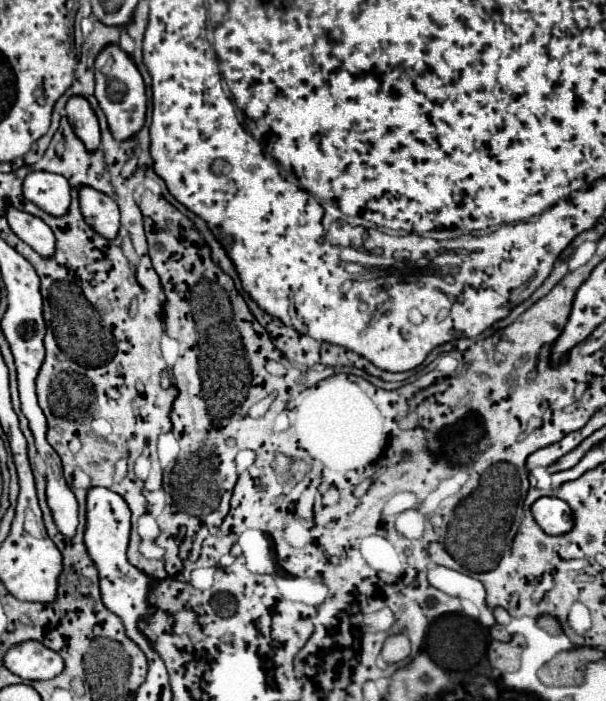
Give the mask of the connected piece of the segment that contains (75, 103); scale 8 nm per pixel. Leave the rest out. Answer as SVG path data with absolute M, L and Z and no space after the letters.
M71 97L65 111L67 111L67 119L69 119L75 135L83 141L85 149L97 151L101 135L99 135L97 117L95 117L89 101L83 97Z

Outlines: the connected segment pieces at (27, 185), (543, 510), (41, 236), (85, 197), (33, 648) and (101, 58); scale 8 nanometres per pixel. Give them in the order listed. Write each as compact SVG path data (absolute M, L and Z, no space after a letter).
M33 171L23 181L23 195L39 209L53 217L61 217L71 205L71 185L65 177L47 171Z
M541 497L531 509L535 521L547 535L565 535L573 527L571 507L559 497Z
M9 207L7 211L7 219L9 219L9 227L11 231L23 239L29 247L33 247L41 257L53 257L55 253L55 235L51 231L51 227L47 223L43 223L41 219L17 211L15 207Z
M83 187L79 201L85 223L105 239L115 239L119 231L119 209L115 199L91 187Z
M25 641L5 653L5 667L29 681L53 679L63 671L63 659L43 643Z
M117 45L105 47L95 61L95 99L99 101L99 107L103 109L111 135L117 141L127 141L135 137L135 133L141 131L145 123L145 109L147 109L147 97L145 97L145 83L141 73L137 71L131 57Z

